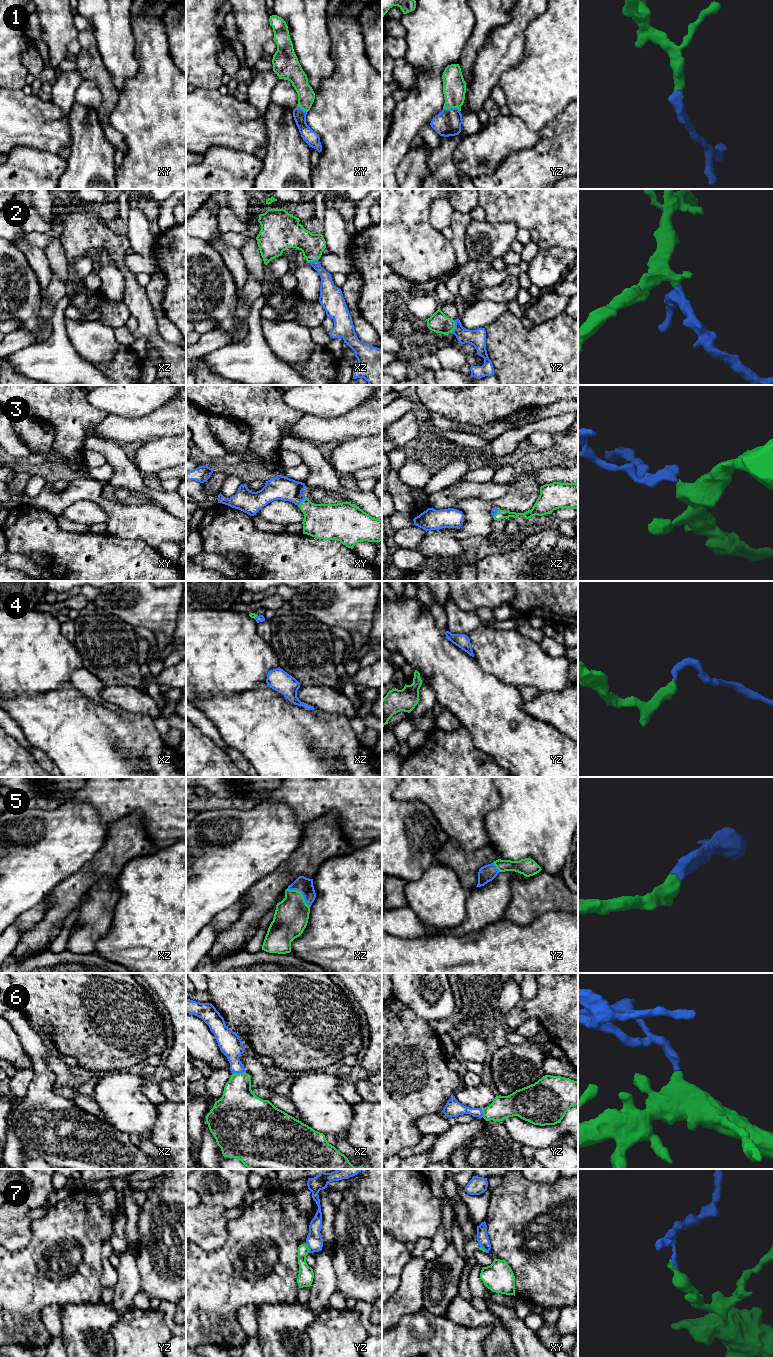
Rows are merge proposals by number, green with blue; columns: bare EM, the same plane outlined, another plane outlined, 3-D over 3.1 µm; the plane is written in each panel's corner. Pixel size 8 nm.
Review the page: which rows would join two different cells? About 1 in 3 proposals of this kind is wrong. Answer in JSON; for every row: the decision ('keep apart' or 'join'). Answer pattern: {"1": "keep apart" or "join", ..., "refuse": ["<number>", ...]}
{"1": "join", "2": "join", "3": "join", "4": "join", "5": "join", "6": "join", "7": "keep apart", "refuse": ["7"]}

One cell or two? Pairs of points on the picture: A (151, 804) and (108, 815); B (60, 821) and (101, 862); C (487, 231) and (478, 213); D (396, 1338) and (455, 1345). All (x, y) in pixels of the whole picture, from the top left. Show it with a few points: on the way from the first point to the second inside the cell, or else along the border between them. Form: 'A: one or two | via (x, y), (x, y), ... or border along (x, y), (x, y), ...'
A: one | via (140, 803), (119, 804)
B: two | border along (106, 834), (106, 840), (102, 847), (77, 870)
C: two | border along (485, 219), (473, 221)
D: one | via (411, 1345), (440, 1345)

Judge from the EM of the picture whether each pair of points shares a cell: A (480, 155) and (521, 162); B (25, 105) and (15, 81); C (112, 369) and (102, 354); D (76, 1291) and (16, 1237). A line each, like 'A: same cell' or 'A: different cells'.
A: different cells
B: different cells
C: different cells
D: different cells

